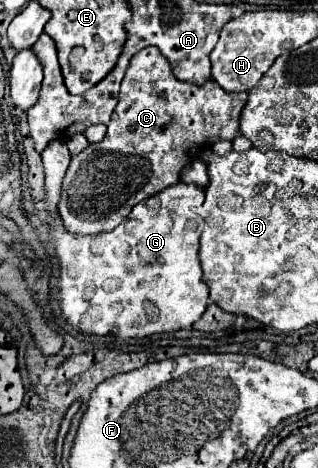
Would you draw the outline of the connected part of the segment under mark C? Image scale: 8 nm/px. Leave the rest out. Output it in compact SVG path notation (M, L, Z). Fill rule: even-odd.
M146 47L138 51L130 59L128 71L122 79L118 105L108 123L106 137L100 143L90 143L70 161L62 185L62 199L58 205L66 229L72 233L94 235L118 227L130 215L136 203L178 183L182 169L190 165L190 161L200 159L200 155L210 149L210 145L220 139L232 141L236 137L238 117L246 97L248 93L226 93L214 79L208 79L204 85L178 81L160 49Z

